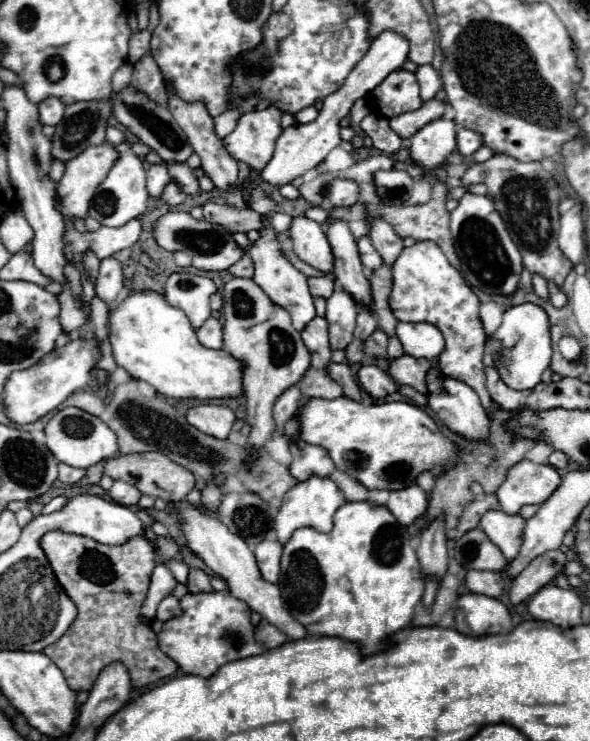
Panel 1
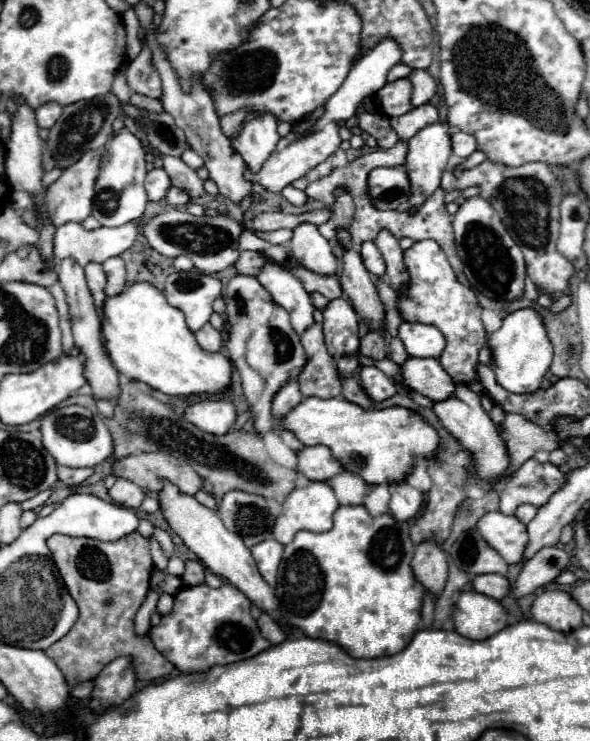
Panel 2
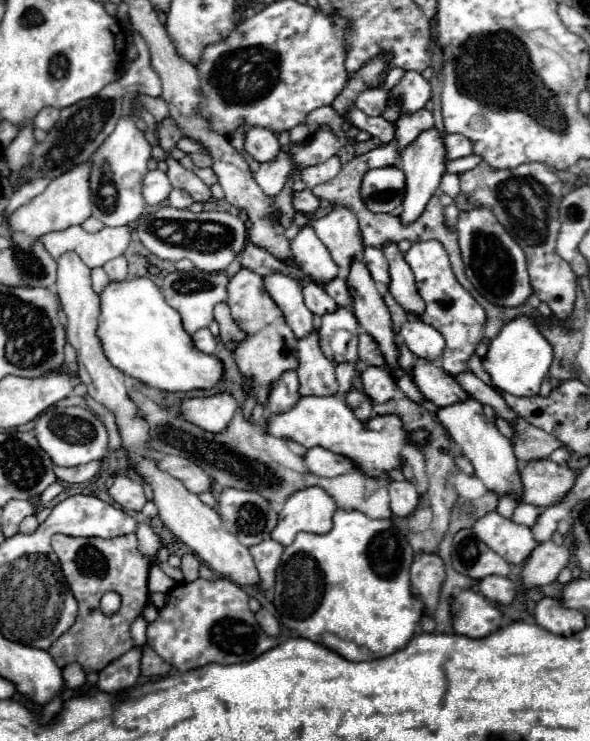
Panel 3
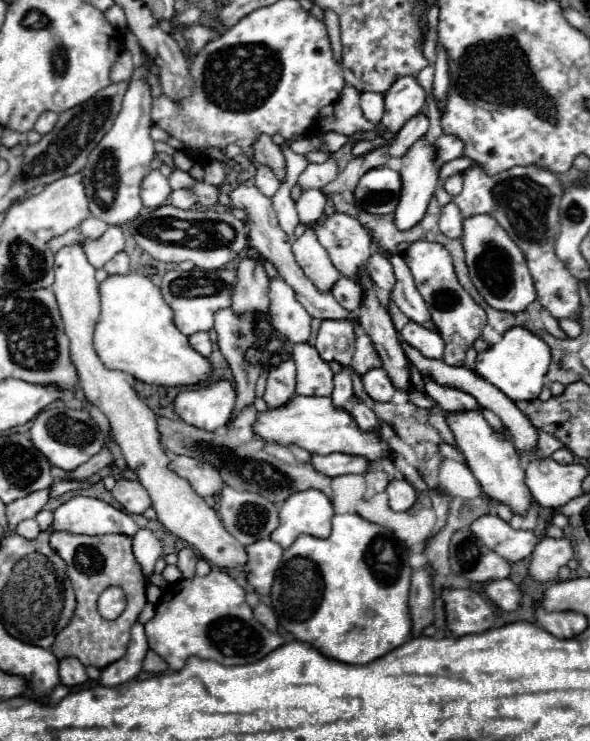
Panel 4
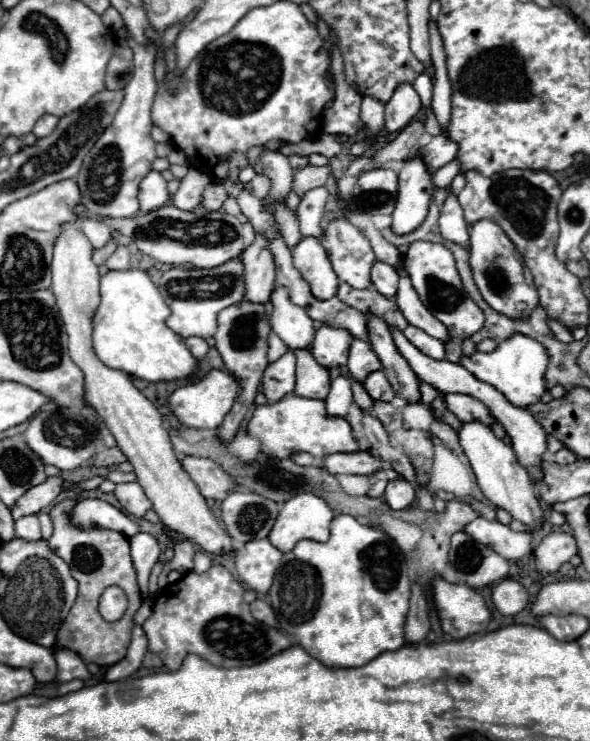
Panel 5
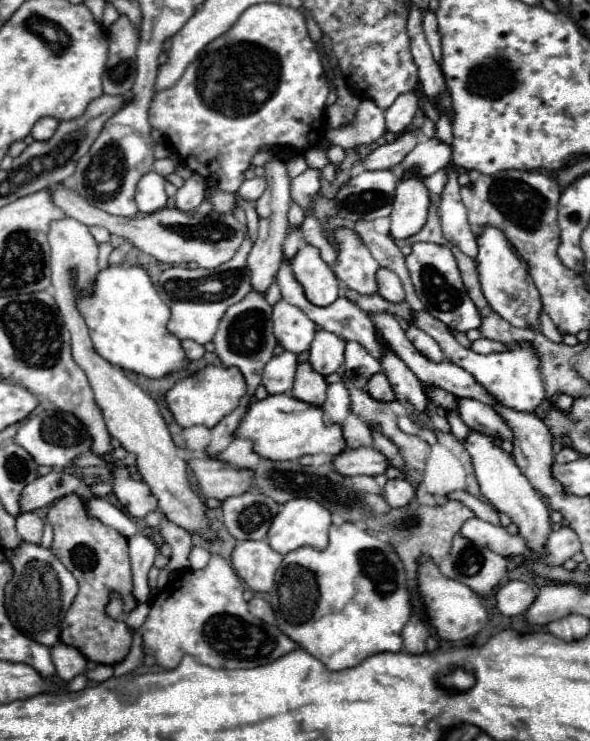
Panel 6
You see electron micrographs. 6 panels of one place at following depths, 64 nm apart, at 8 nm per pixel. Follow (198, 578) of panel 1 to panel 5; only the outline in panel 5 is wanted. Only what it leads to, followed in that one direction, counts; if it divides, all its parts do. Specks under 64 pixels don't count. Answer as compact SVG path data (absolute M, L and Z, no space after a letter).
M172 534L172 536L176 540L174 558L172 558L172 562L164 564L164 570L162 570L158 580L160 590L163 590L168 585L167 576L170 570L178 570L180 574L188 574L188 572L194 570L194 546L192 546L192 542L178 540L176 534Z

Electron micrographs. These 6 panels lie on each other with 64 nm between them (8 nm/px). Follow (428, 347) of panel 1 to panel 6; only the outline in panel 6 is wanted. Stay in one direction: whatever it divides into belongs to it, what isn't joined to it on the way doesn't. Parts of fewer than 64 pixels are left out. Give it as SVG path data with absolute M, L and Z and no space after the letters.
M410 324L410 328L406 330L406 336L408 336L408 340L416 346L416 350L418 350L420 354L424 354L426 358L430 358L432 362L442 362L442 360L444 360L444 352L442 352L440 346L436 344L436 340L430 338L430 336L428 336L426 332L422 332L420 328L416 328L416 326Z

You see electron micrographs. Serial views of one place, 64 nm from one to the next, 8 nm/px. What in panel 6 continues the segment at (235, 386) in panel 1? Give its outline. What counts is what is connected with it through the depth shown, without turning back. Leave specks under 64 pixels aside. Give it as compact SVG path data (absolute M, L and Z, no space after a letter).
M108 266L98 274L92 296L82 298L78 308L90 328L94 350L110 364L152 380L186 370L190 360L184 356L182 342L166 328L164 318L170 316L170 308L160 300L144 268Z

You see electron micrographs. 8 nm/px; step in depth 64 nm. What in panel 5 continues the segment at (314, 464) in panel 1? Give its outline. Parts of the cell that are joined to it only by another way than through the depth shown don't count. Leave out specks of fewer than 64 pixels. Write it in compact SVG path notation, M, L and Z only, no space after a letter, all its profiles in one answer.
M370 452L330 454L324 458L324 468L330 474L372 474L378 470L378 462Z

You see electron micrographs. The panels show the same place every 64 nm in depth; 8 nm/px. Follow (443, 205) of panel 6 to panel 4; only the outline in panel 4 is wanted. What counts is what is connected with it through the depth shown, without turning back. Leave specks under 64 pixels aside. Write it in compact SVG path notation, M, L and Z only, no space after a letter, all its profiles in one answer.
M454 202L446 204L442 208L442 216L440 216L440 230L448 236L448 238L460 238L462 236L462 214L456 208Z

